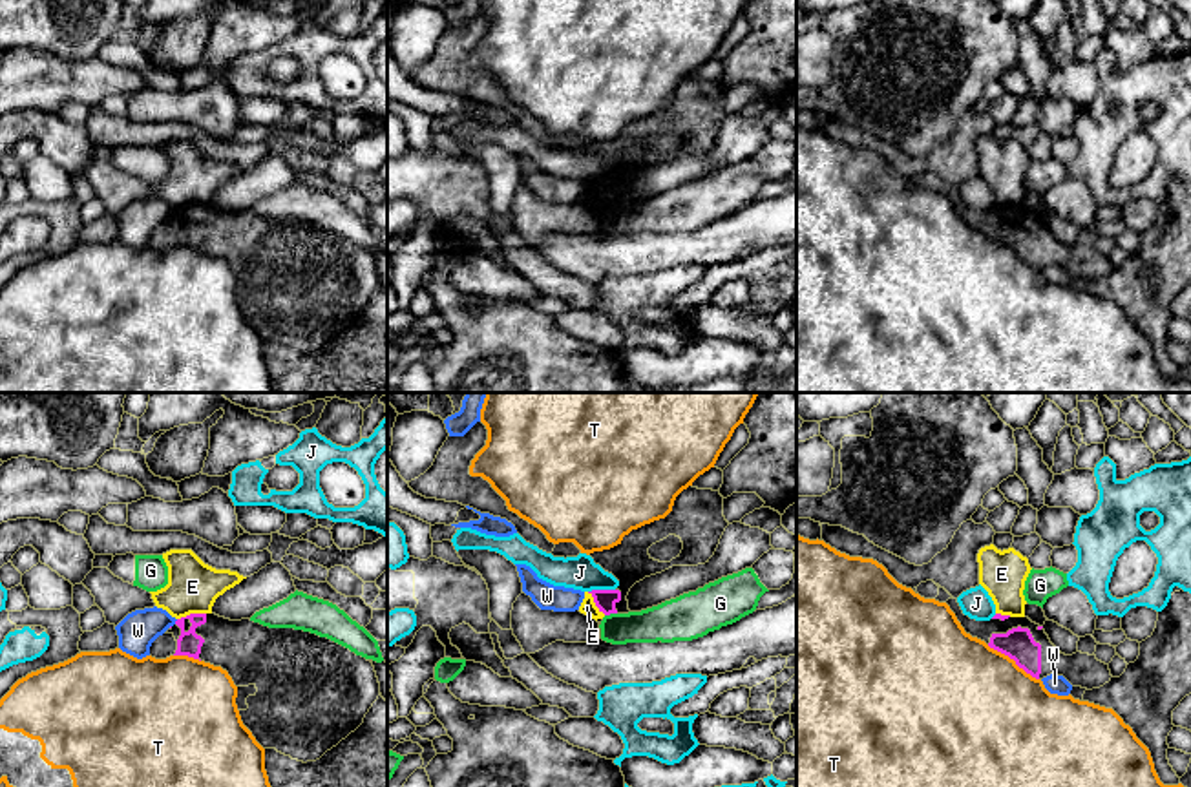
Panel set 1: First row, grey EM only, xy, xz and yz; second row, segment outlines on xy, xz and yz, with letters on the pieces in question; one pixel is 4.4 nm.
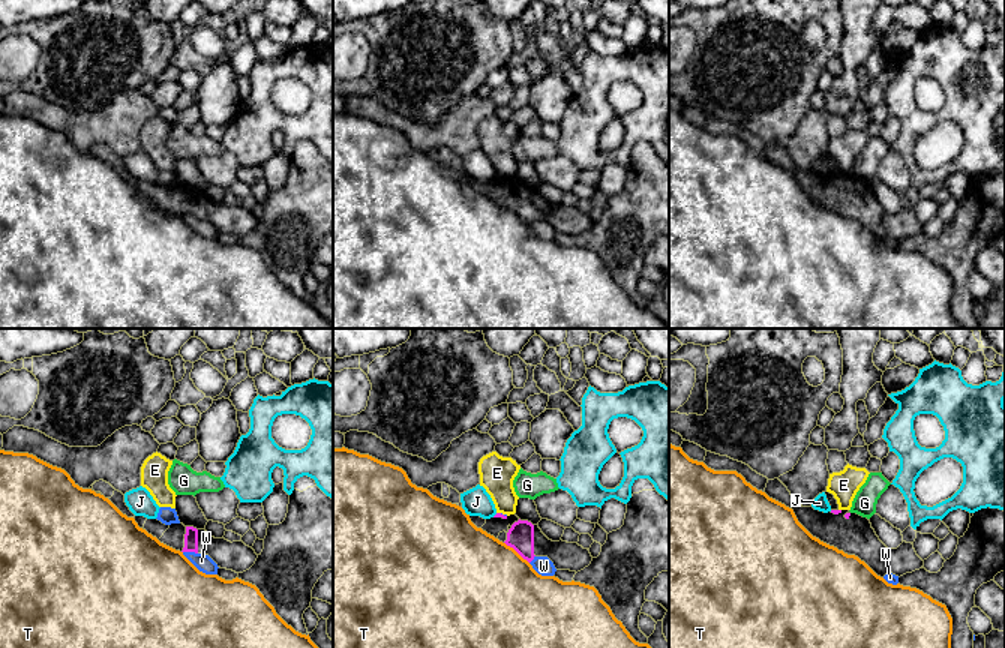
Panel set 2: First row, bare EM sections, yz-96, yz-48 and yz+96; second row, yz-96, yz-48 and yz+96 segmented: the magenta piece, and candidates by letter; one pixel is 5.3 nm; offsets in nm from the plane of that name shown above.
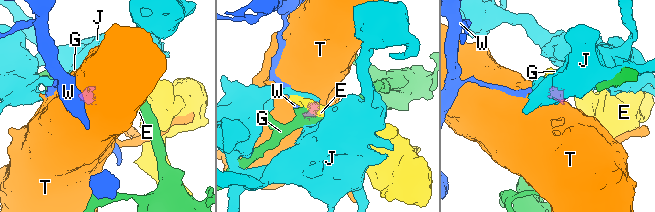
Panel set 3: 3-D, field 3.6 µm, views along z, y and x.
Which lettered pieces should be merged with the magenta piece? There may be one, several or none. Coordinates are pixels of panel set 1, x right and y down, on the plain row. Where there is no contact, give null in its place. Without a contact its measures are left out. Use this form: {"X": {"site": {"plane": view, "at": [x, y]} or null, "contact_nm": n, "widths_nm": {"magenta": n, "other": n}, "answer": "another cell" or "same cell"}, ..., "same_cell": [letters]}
{"E": {"site": {"plane": "xy", "at": [190, 205]}, "contact_nm": 130, "widths_nm": {"magenta": 110, "other": 220}, "answer": "another cell"}, "G": {"site": {"plane": "xz", "at": [611, 203]}, "contact_nm": 60, "widths_nm": {"magenta": 100, "other": 170}, "answer": "another cell"}, "J": {"site": {"plane": "xz", "at": [601, 181]}, "contact_nm": 120, "widths_nm": {"magenta": 100, "other": 150}, "answer": "another cell"}, "T": {"site": {"plane": "yz", "at": [1012, 249]}, "contact_nm": 280, "widths_nm": {"magenta": 140, "other": 480}, "answer": "another cell"}, "W": {"site": {"plane": "xy", "at": [176, 212]}, "contact_nm": 30, "widths_nm": {"magenta": 110, "other": 170}, "answer": "another cell"}, "same_cell": []}

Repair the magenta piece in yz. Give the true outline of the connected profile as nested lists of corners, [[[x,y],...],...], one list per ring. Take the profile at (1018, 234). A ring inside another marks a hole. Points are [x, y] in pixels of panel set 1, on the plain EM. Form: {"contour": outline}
{"contour": [[[933,172],[921,173],[913,183],[924,190],[946,194],[966,225],[1008,247],[1036,270],[1058,265],[1072,278],[1092,281],[1103,278],[1112,268],[1109,256],[1098,252],[1094,245],[1061,245],[1050,234],[1043,217],[1032,214],[1028,208],[996,205],[990,212],[970,210],[963,205],[957,190]]]}

